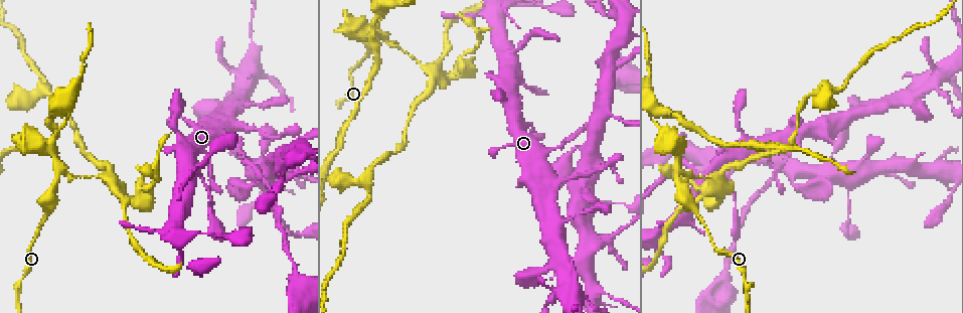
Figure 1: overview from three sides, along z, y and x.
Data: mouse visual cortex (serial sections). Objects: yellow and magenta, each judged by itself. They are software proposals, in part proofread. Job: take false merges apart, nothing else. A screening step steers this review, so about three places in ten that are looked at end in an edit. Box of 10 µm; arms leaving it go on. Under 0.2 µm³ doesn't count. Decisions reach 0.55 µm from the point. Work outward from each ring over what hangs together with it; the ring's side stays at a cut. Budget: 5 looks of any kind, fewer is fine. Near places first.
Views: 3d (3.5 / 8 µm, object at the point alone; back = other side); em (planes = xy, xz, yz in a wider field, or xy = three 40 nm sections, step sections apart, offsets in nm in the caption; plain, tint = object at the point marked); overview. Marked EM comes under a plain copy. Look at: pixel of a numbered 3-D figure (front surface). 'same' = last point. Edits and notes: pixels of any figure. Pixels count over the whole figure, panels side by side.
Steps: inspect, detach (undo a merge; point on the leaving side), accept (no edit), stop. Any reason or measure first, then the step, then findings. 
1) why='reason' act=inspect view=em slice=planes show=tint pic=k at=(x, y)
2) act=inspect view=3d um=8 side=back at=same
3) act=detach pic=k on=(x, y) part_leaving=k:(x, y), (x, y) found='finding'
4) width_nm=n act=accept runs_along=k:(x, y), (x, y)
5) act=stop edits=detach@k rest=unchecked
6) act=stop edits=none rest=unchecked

why='three arms meet' act=inspect view=3d um=3.5 pic=1 at=(560, 258)

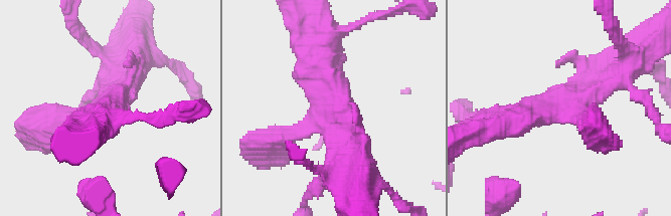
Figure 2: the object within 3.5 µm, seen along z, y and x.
why='shape alone is not enough' act=inspect view=em slice=planes show=tint pic=2 at=(556, 106)

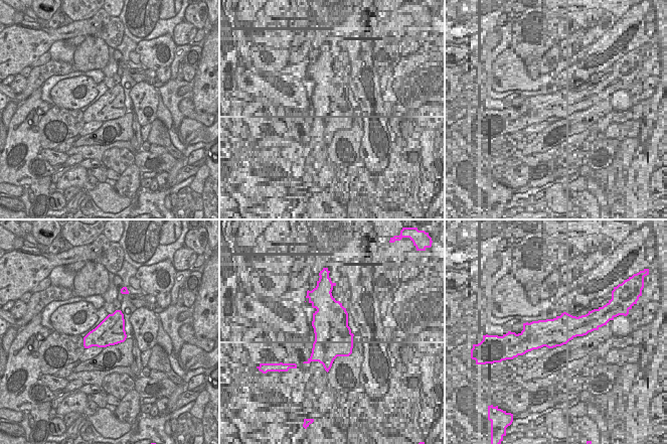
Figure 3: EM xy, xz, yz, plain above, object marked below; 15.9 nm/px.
why='another direction' act=inspect view=em slice=xy step=3 show=tint at=same

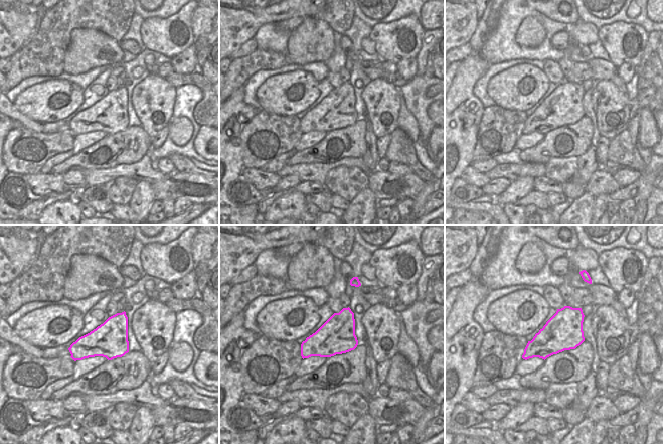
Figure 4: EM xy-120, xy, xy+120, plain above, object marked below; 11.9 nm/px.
act=accept runs_along=2:(497, 124), (576, 98), (606, 74) found='continuous, no second cell'

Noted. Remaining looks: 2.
why='thick turns thin' act=inspect view=3d um=3.5 pic=1 at=(383, 35)

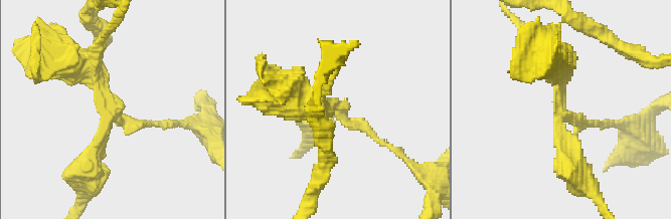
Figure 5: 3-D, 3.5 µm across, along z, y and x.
arms=3 arm_widths_nm=150,250,350 act=inspect view=em slice=planes show=tint pic=5 at=(108, 118)

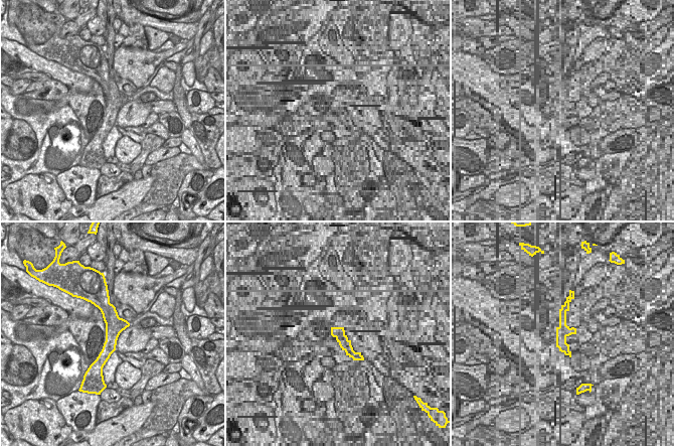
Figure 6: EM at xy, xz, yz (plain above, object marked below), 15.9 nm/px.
act=detach pic=5 on=(92, 27) border=6:(100, 299), (119, 333) found='a second cell is stuck on'

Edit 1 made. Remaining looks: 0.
act=stop edits=detach@5 rest=unchecked

